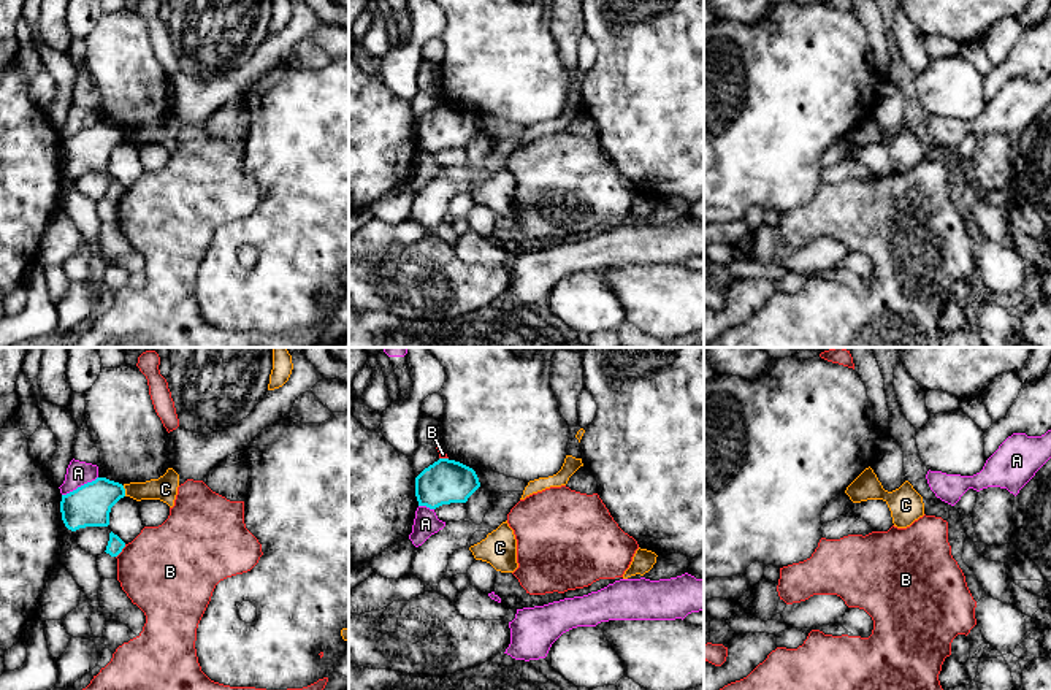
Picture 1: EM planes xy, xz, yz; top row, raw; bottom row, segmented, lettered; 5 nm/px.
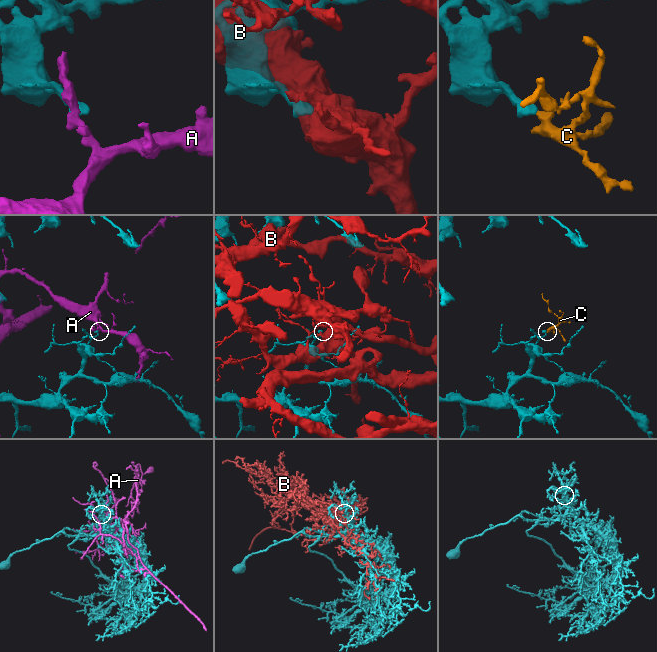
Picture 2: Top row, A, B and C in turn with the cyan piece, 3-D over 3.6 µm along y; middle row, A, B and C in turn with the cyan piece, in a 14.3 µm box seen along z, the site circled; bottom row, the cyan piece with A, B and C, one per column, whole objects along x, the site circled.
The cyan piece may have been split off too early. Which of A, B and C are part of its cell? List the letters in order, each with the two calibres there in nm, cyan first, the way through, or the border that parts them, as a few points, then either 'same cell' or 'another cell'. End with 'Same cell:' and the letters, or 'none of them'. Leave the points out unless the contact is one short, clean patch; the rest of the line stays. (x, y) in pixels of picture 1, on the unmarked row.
A: calibres 220 and 130 nm; another cell
B: calibres 80 and 460 nm; another cell
C: calibres 220 and 130 nm; border xy (122, 130), (126, 140); another cell
Same cell: none of them

